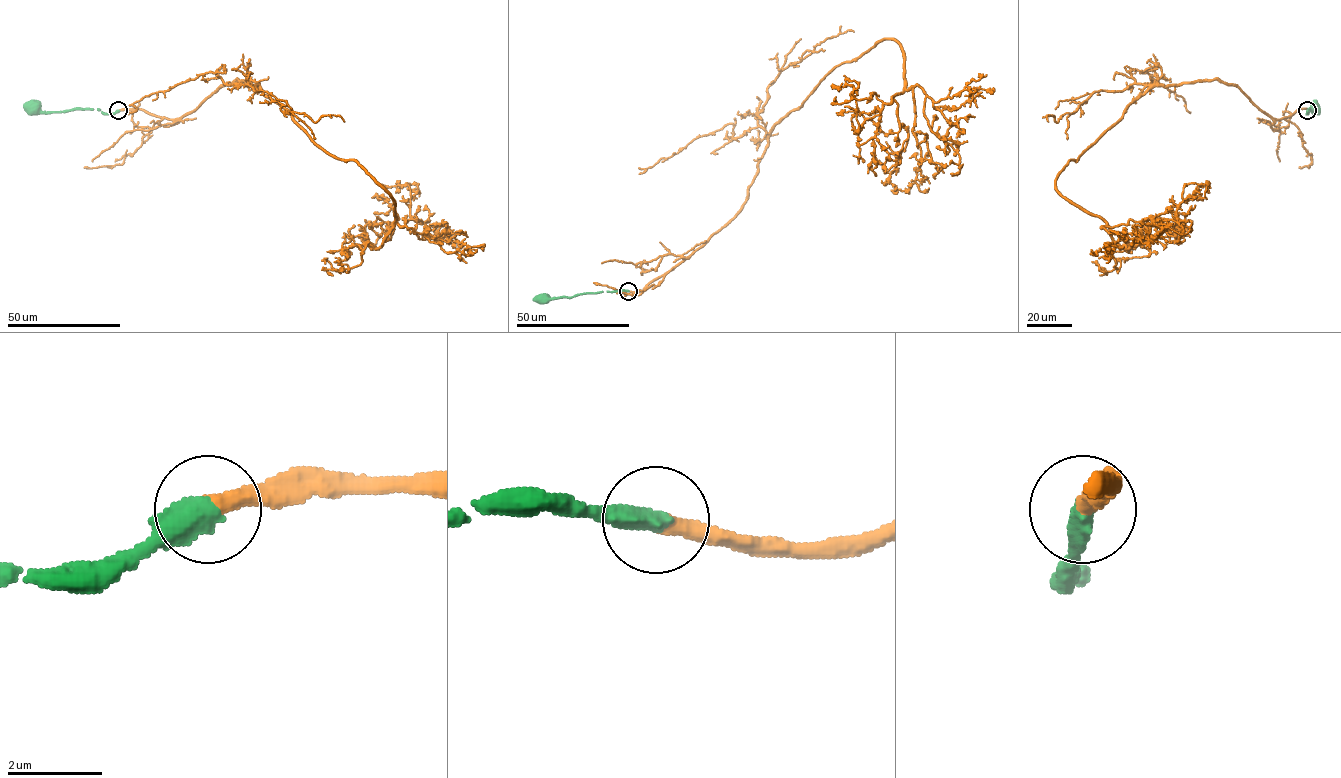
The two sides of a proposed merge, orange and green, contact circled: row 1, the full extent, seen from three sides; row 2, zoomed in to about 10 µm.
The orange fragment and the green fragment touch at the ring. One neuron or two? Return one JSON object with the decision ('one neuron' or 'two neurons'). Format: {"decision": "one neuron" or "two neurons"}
{"decision": "one neuron"}

